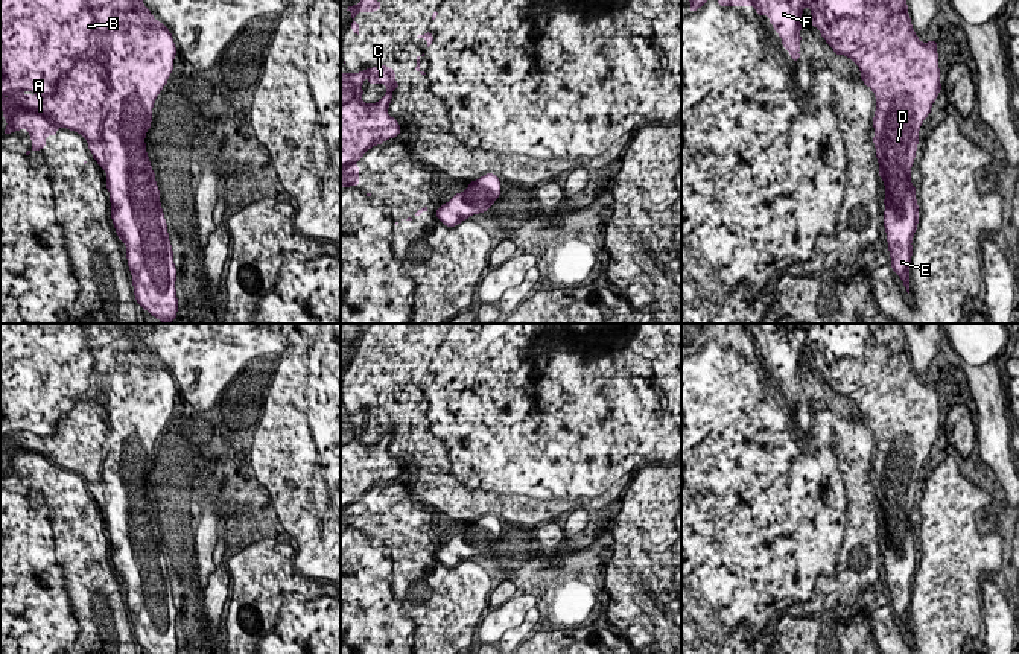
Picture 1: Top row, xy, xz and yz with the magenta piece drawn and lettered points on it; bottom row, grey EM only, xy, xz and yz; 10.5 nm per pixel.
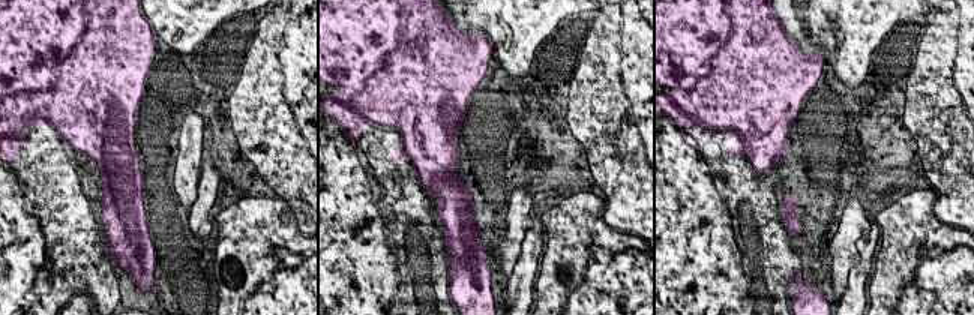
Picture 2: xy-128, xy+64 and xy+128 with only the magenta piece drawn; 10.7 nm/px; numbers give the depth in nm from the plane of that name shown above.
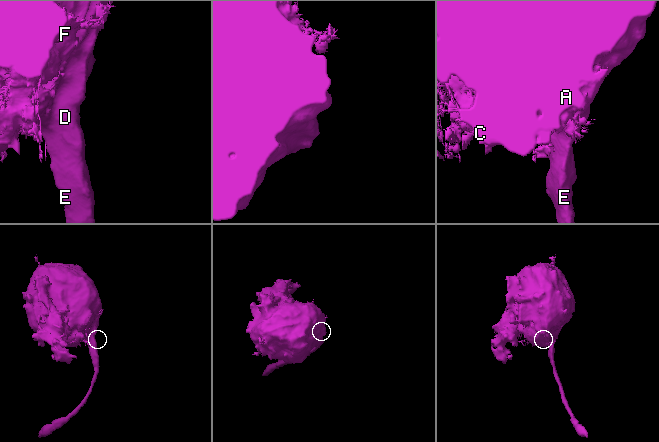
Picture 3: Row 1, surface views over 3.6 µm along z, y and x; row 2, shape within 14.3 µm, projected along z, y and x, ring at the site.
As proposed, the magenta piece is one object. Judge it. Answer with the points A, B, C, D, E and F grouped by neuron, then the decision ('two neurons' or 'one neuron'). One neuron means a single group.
A B C D E F; one neuron

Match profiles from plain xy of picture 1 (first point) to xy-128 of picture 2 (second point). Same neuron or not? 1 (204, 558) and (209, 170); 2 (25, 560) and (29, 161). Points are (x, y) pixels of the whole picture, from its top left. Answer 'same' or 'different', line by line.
1: different
2: same

